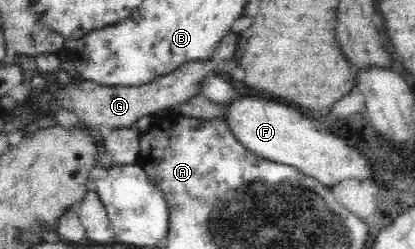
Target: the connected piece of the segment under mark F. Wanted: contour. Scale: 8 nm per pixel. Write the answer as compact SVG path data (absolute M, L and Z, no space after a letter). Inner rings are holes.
M237 97L225 104L226 114L223 120L228 131L245 149L256 156L297 168L301 173L307 173L309 177L317 179L325 187L345 179L370 181L374 170L359 148L345 139L315 128L310 119L299 115L297 109L259 97Z

